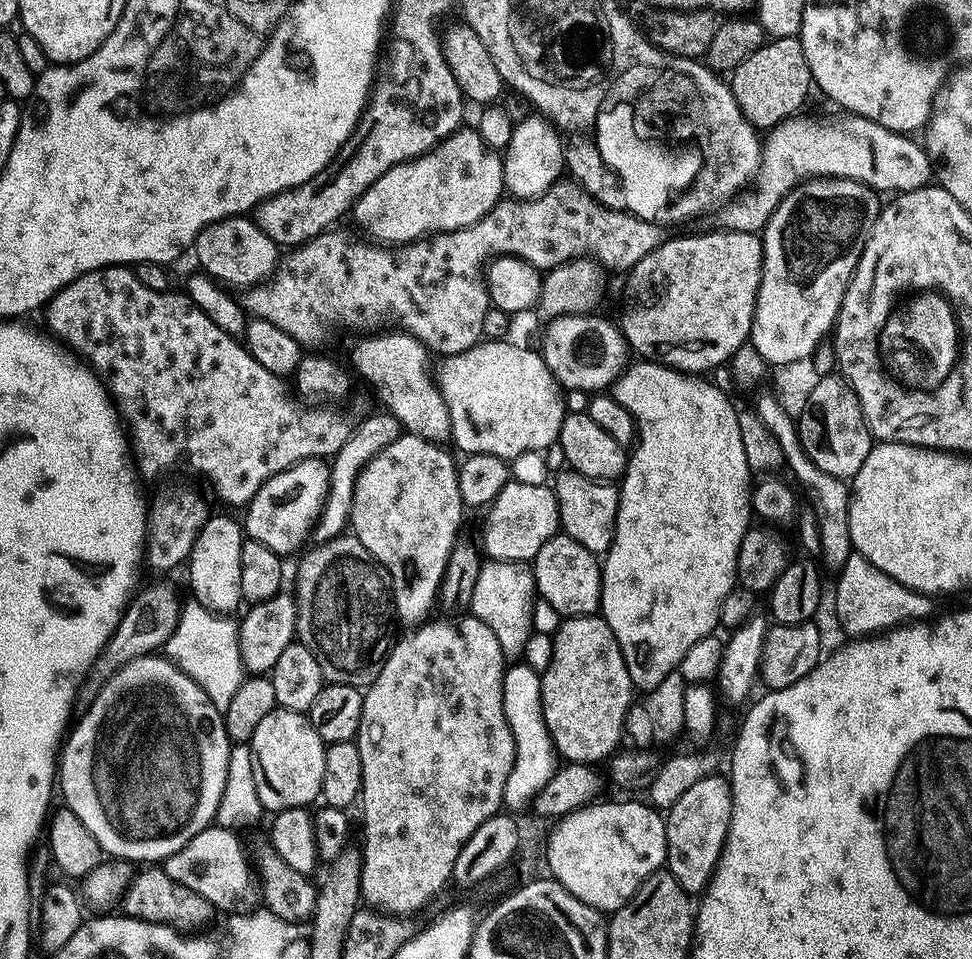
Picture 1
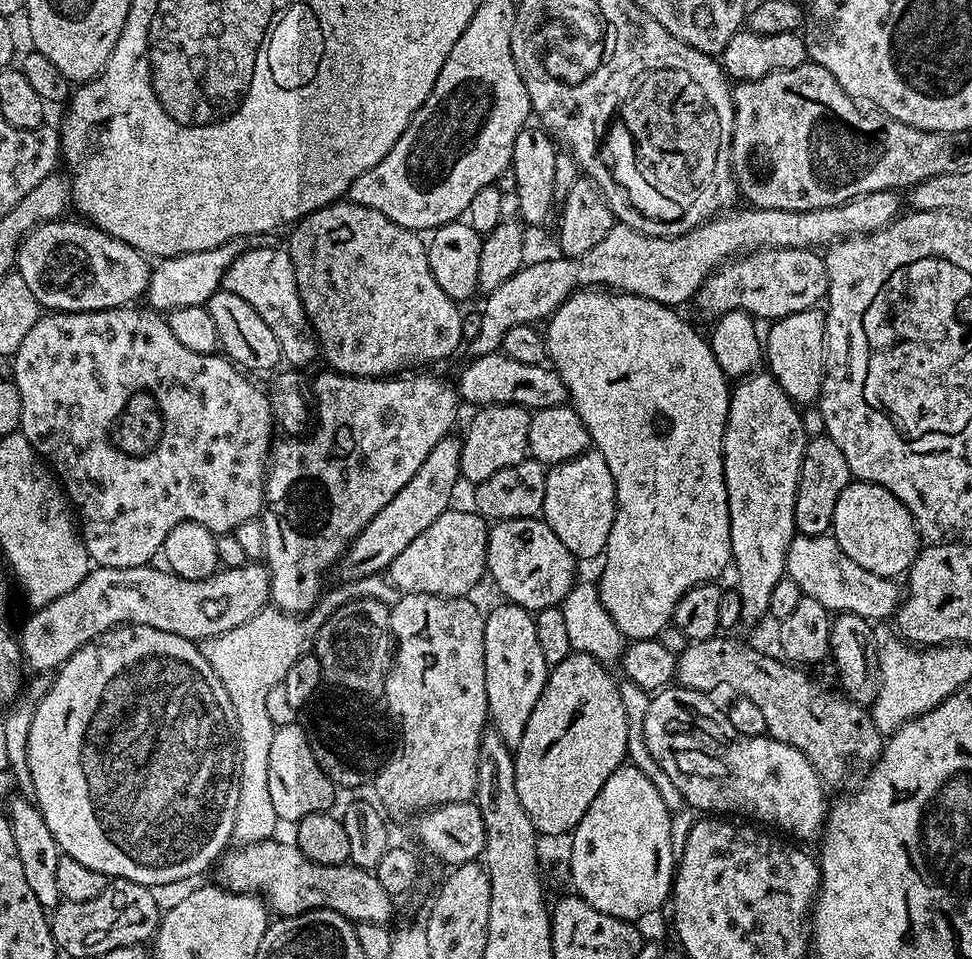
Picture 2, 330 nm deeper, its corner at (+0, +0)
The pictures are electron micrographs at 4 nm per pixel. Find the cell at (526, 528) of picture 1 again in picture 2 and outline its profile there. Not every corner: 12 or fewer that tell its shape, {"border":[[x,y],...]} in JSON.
{"border":[[443,512],[386,569],[401,593],[467,597],[490,524]]}

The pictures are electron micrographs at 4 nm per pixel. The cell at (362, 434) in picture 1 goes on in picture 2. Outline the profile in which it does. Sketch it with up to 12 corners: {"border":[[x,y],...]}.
{"border":[[260,562],[187,580],[93,567],[18,639],[51,673],[145,624],[199,642],[269,603]]}

